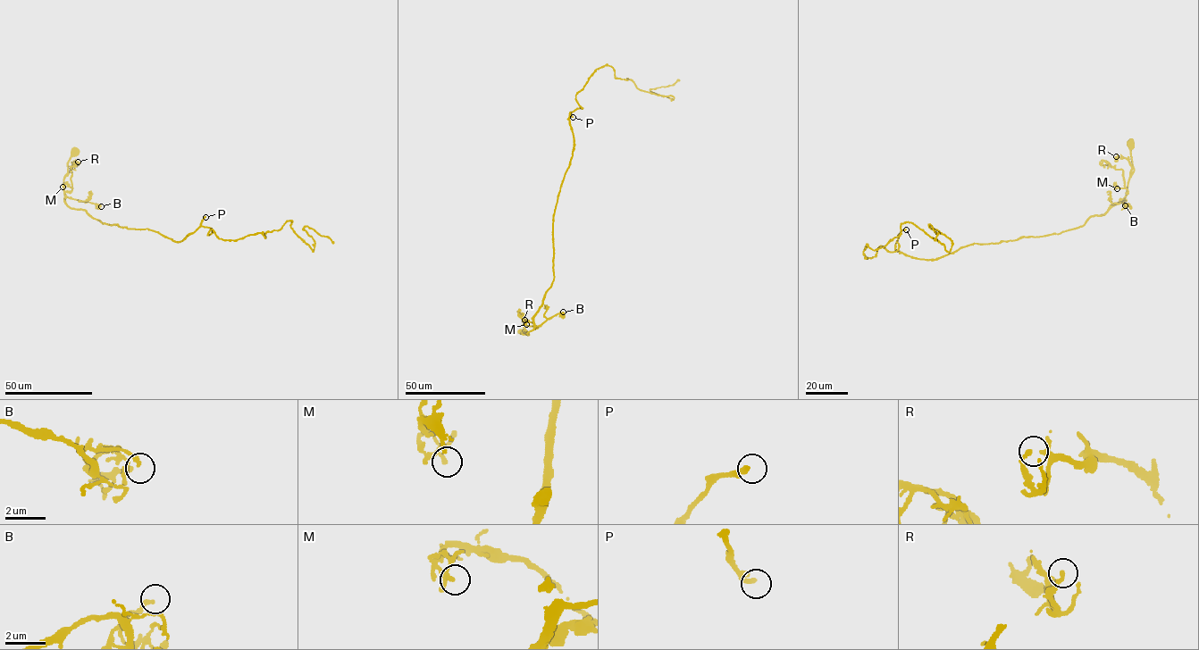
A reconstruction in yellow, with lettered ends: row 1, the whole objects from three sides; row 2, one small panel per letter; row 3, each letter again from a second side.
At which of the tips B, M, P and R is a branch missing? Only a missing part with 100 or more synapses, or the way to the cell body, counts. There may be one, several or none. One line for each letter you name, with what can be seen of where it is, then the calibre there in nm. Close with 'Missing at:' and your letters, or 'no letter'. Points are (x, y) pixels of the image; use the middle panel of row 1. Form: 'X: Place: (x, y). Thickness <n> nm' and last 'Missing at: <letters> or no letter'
P: Place: (573, 117). Thickness 260 nm
Missing at: P

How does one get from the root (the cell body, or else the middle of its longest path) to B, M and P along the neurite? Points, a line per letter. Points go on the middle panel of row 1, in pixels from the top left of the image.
B: (522, 332), (528, 335), (535, 326), (557, 313), (561, 316), (563, 312)
M: (522, 332), (528, 335), (528, 332), (537, 327), (532, 322), (526, 321), (526, 324)
P: (522, 332), (528, 335), (533, 329), (533, 318), (553, 280), (553, 216), (572, 157), (570, 112), (573, 117)

